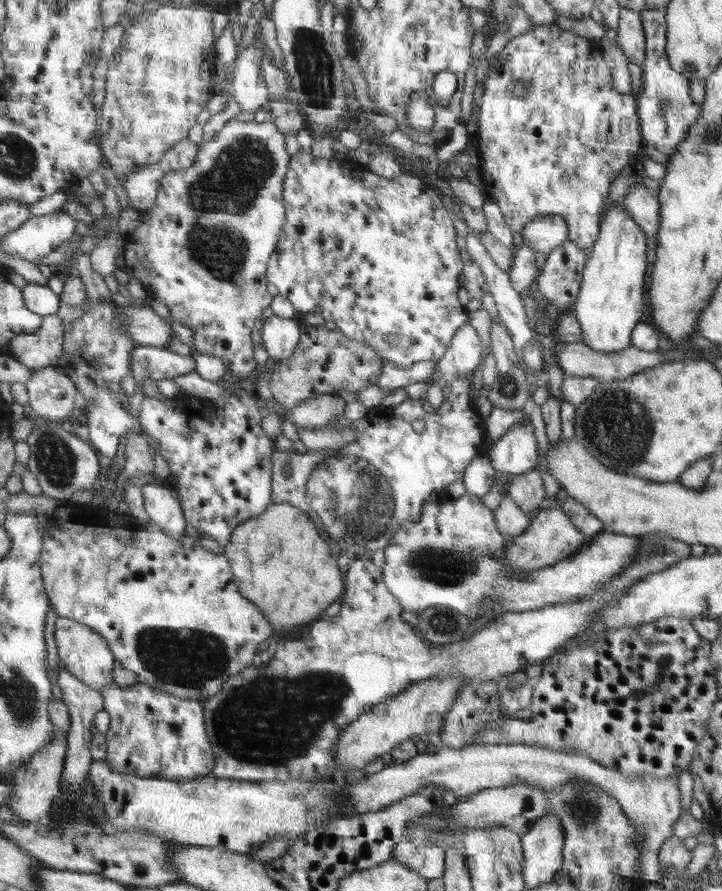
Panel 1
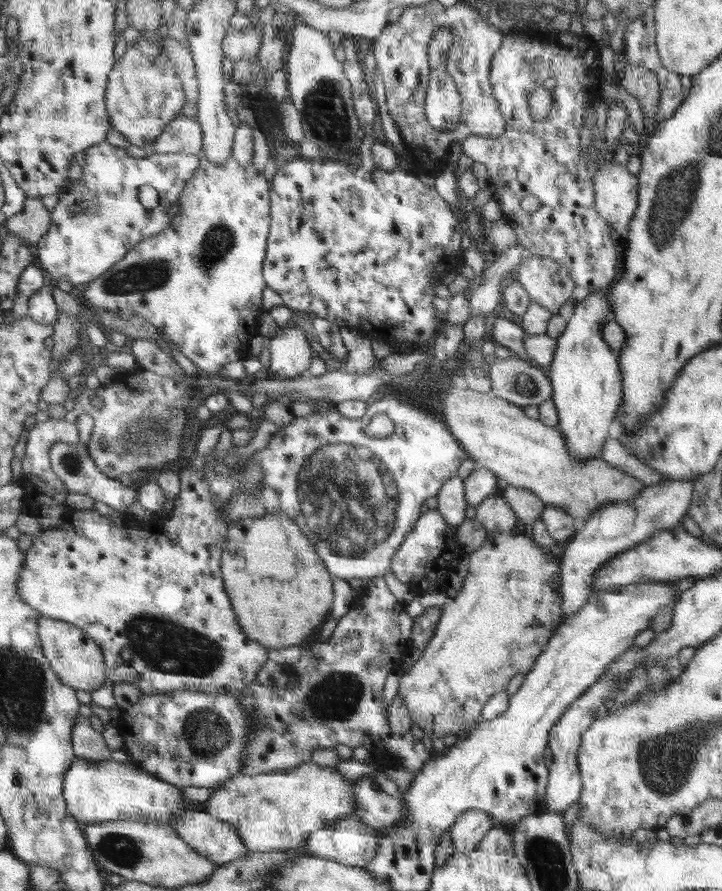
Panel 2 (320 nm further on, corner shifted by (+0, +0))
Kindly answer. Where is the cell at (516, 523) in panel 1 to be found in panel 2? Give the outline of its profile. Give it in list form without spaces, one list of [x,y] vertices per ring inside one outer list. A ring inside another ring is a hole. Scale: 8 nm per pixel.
[[[493,494],[476,506],[475,519],[488,533],[510,533],[518,516],[506,498]]]

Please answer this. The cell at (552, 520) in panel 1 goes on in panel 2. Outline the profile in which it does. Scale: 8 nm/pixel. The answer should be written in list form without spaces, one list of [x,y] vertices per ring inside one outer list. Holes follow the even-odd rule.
[[[490,533],[481,547],[469,555],[469,571],[464,578],[460,592],[451,598],[441,609],[435,634],[422,658],[400,675],[396,696],[404,700],[404,706],[423,732],[430,738],[458,735],[461,730],[468,732],[477,728],[476,718],[487,705],[486,700],[497,693],[506,691],[508,683],[517,674],[525,675],[533,670],[543,653],[552,628],[561,623],[563,616],[560,598],[560,565],[556,554],[549,555],[530,540],[529,534]]]

